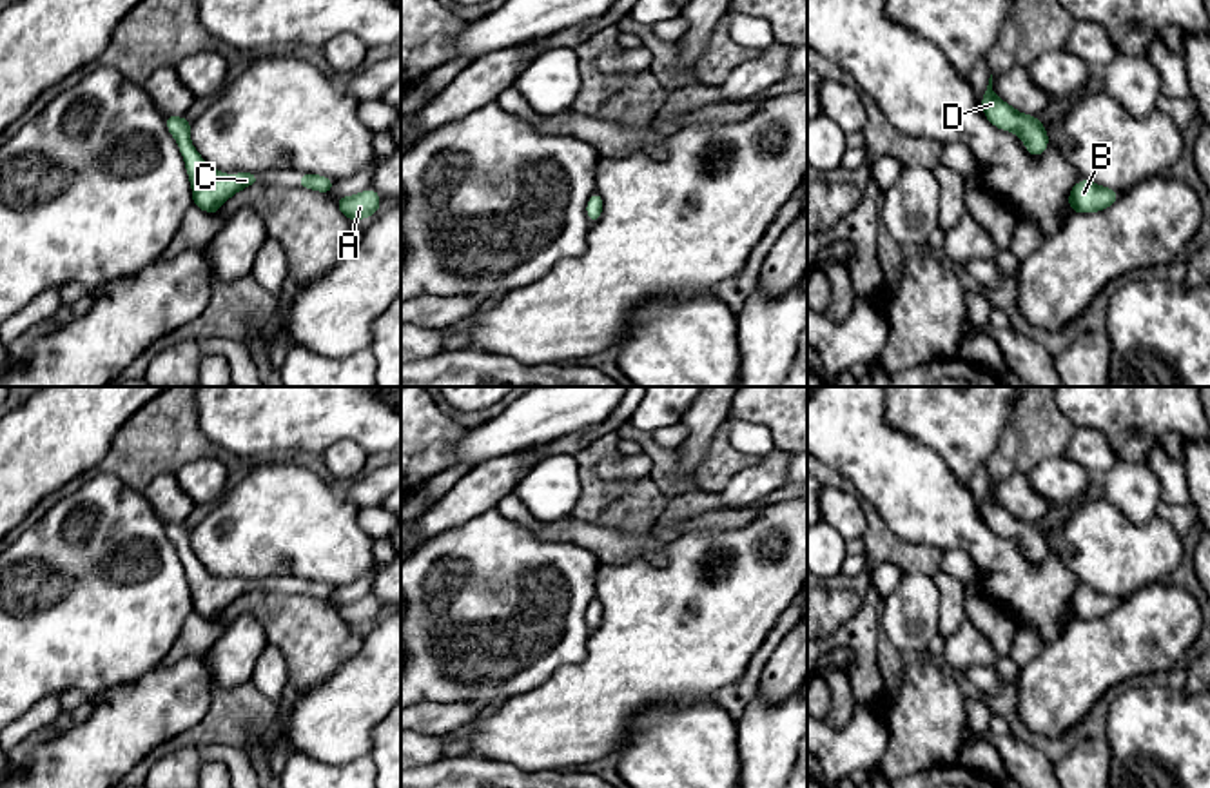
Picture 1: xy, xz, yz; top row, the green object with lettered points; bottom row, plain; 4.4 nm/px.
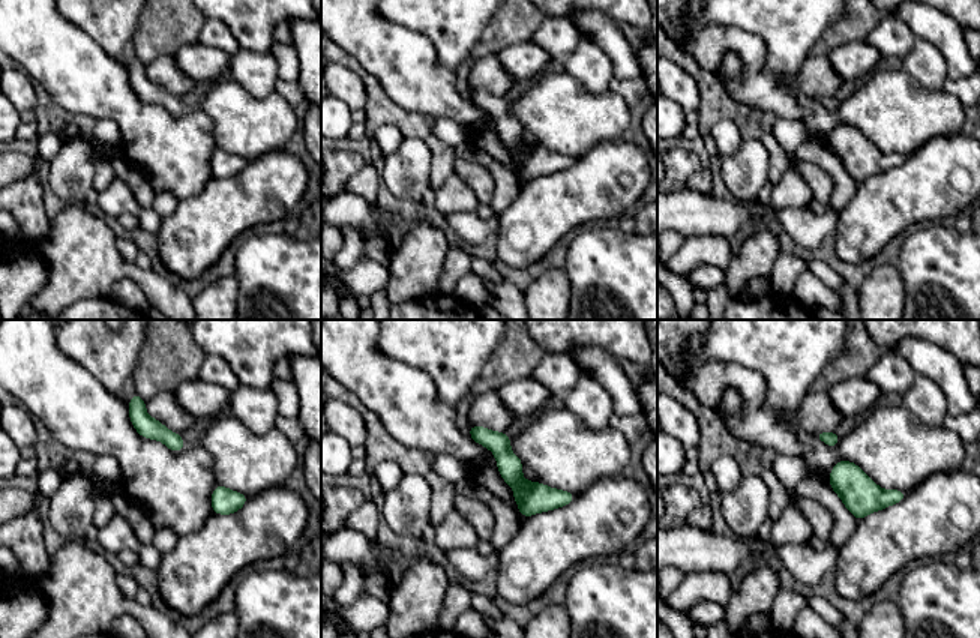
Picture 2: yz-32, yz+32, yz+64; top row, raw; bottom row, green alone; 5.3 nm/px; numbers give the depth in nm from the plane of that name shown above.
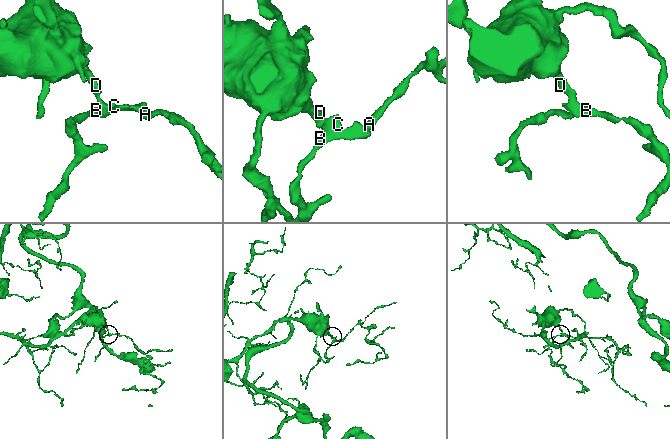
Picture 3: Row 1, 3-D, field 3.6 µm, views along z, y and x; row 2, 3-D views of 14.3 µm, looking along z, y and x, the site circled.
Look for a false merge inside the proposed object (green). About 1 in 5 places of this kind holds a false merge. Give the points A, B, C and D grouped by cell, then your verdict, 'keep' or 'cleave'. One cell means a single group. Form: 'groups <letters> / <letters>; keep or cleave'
groups A B C D; keep

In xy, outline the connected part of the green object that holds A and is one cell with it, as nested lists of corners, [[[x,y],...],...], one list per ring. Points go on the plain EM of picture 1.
[[[363,597],[354,603],[345,603],[336,606],[337,616],[352,628],[357,628],[366,623],[374,623],[379,616],[381,603],[374,597]]]

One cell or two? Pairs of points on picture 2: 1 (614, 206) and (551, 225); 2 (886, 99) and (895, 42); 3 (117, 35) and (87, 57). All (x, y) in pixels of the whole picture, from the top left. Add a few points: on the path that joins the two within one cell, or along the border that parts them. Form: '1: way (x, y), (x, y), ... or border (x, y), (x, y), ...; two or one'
1: way (599, 206), (571, 206), (566, 210); one
2: border (917, 38), (901, 59); two
3: border (72, 24), (86, 32), (110, 56), (119, 59); two

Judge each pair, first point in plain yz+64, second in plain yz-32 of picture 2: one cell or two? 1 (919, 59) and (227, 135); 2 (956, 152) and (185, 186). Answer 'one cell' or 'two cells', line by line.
1: one cell
2: two cells

